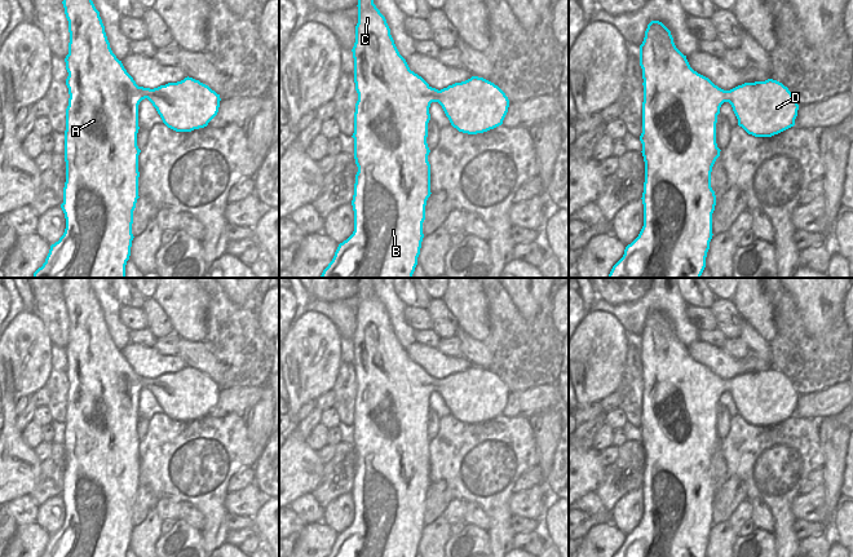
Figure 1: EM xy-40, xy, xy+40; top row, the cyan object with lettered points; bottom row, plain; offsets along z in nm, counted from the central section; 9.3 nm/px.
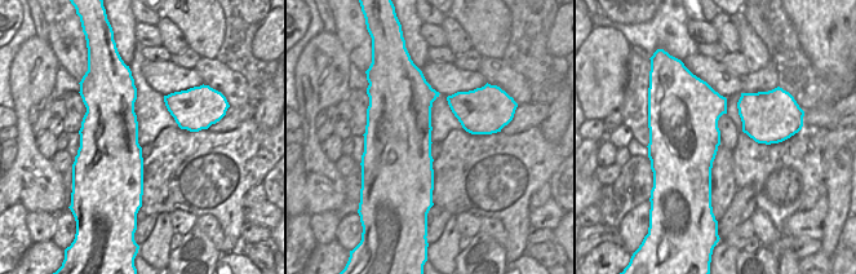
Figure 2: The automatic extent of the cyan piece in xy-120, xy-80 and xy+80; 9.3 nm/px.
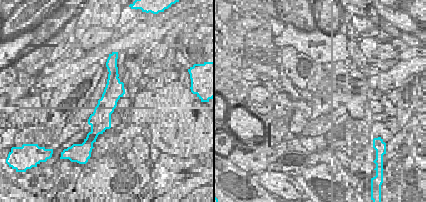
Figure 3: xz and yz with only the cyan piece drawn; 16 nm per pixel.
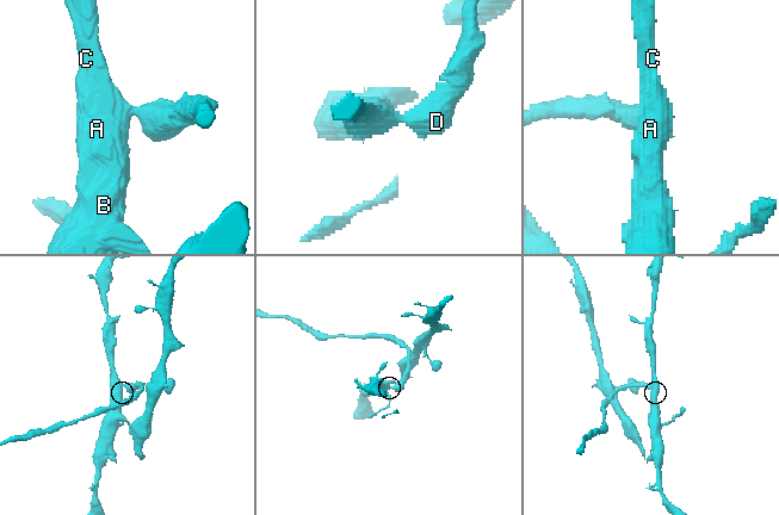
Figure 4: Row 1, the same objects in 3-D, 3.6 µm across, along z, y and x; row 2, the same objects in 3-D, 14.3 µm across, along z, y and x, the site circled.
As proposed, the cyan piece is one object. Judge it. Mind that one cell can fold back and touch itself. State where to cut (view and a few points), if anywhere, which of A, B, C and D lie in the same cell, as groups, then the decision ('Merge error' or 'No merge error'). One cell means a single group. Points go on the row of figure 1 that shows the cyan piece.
Split along xy+40 (715, 85), (714, 89), (723, 92), (726, 96), (726, 101). Groups: A B C / D. Merge error.

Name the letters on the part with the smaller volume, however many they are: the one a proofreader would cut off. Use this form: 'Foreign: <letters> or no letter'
Foreign: D

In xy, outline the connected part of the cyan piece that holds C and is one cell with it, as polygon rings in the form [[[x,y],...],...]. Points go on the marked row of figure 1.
[[[358,0],[358,23],[354,58],[354,83],[358,93],[354,112],[354,159],[358,167],[352,200],[354,231],[339,244],[332,261],[321,278],[412,278],[420,255],[425,205],[430,196],[430,152],[426,137],[430,120],[429,107],[437,97],[424,89],[429,84],[410,70],[399,54],[385,17],[374,0]]]

